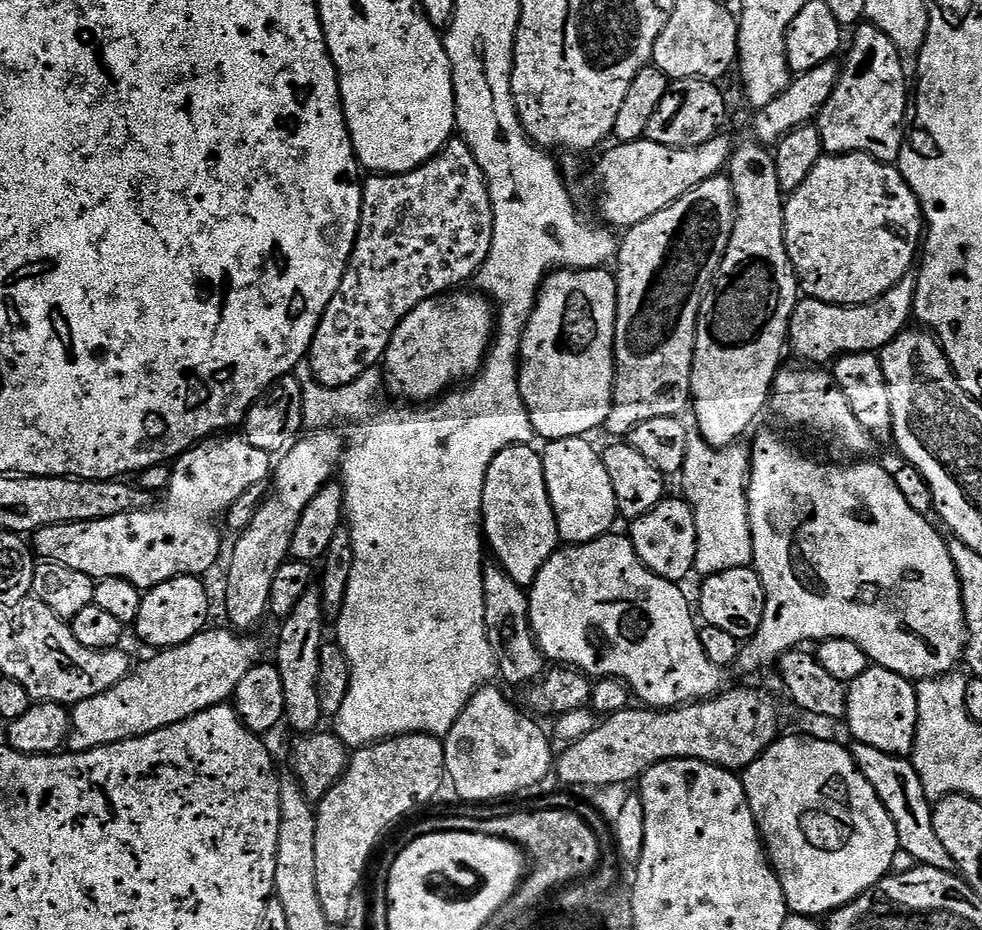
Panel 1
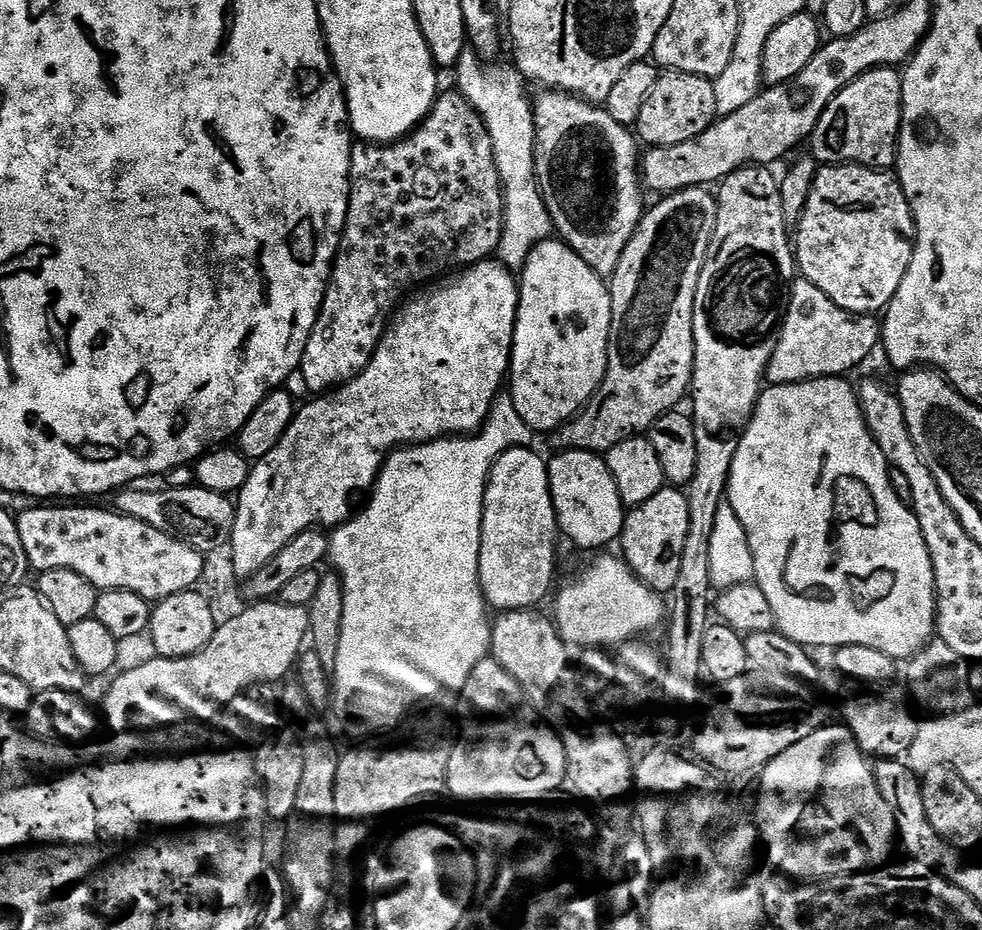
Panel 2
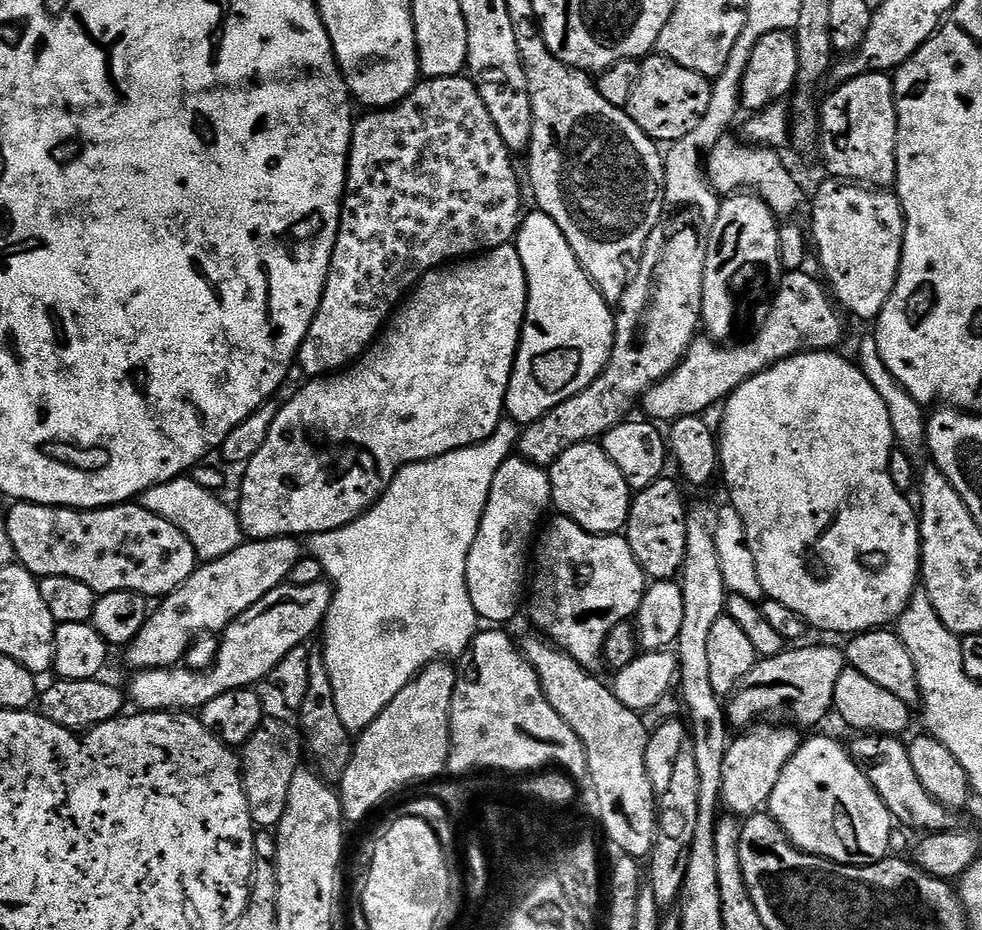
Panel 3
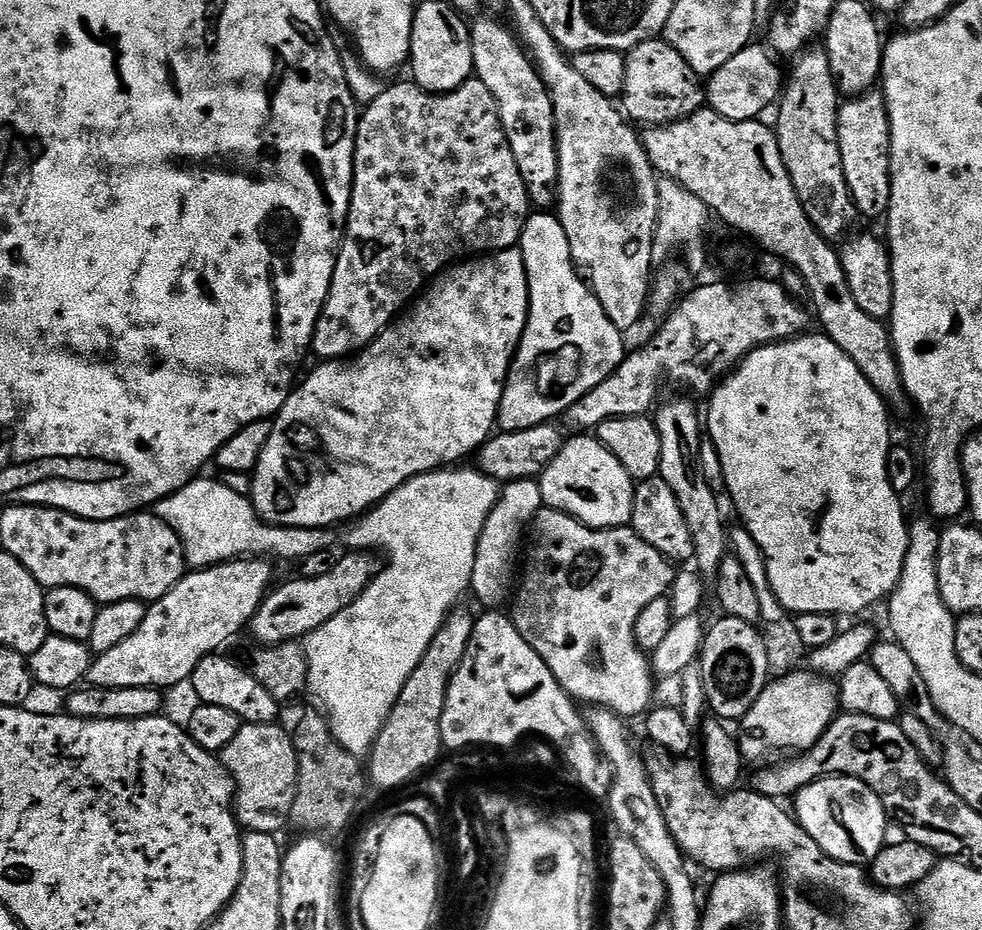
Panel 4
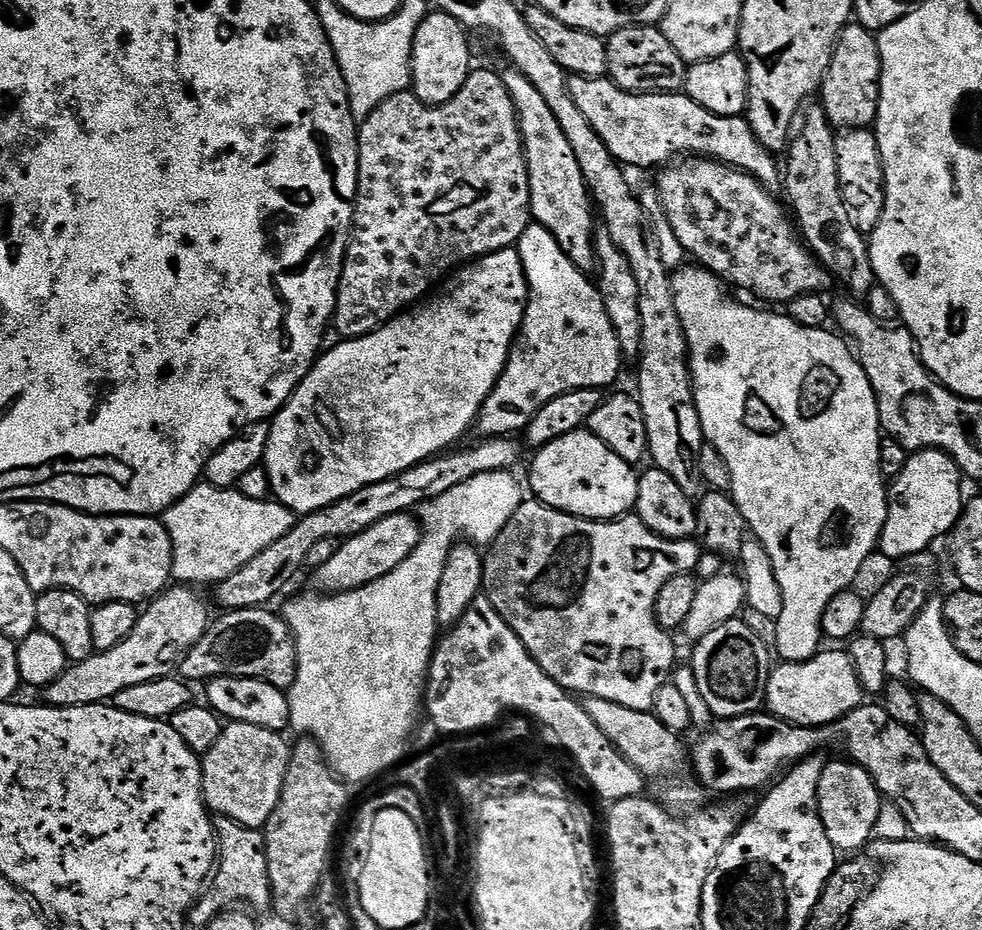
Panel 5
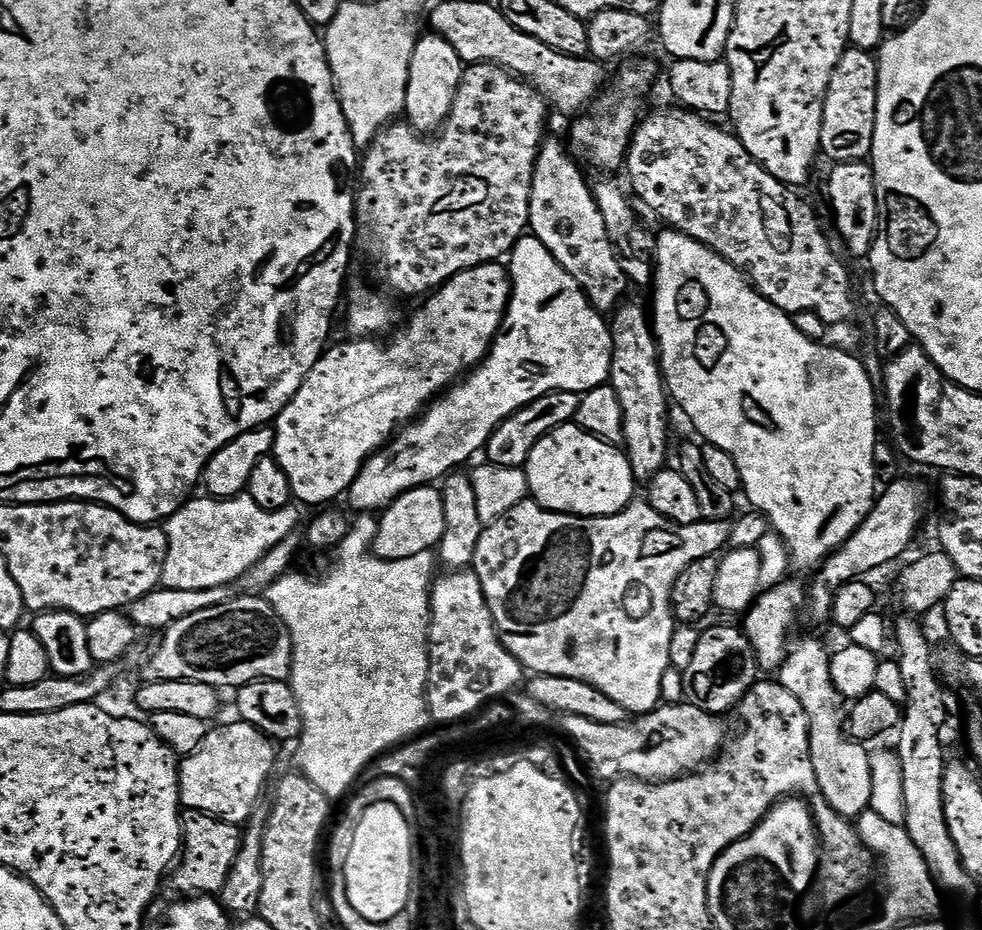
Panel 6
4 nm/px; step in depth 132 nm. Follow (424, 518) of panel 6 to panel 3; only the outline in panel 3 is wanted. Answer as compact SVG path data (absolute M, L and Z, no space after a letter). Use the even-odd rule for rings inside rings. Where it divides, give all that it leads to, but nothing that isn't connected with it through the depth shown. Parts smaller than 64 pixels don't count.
M328 582L314 586L281 584L224 629L218 640L216 660L208 671L194 672L187 666L137 671L132 685L126 688L127 699L131 703L133 700L142 712L199 710L206 702L218 698L218 694L232 692L235 688L252 688L259 680L267 681L290 650L307 645L307 640L321 631L333 595L334 589Z

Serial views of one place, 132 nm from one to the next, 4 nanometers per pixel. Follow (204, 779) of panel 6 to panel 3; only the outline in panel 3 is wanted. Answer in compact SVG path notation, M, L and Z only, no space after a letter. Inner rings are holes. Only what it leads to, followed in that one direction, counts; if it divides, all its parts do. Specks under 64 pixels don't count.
M265 719L242 749L244 793L253 825L264 830L275 829L282 822L282 813L286 811L286 794L290 794L290 781L302 764L302 736L293 725L292 728L284 720Z

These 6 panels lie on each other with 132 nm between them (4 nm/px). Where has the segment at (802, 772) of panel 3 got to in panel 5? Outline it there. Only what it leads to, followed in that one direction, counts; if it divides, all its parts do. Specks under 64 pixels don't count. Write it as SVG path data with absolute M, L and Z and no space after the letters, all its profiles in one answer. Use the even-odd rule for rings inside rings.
M841 758L825 763L816 787L816 800L820 804L820 817L828 831L830 842L844 854L856 854L873 839L878 822L882 797L876 784L861 764Z

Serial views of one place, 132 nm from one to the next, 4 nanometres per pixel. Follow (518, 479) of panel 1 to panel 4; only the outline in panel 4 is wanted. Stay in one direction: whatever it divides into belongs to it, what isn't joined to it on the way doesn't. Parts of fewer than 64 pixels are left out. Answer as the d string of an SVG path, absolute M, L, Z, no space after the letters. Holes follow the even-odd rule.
M509 480L501 487L496 505L490 510L482 534L478 538L478 550L472 571L471 595L476 595L482 603L488 604L484 606L500 606L507 596L509 599L514 588L512 575L515 572L517 575L518 572L518 564L515 564L516 555L519 552L521 555L522 545L525 543L532 519L543 507L545 503L542 490L536 480Z

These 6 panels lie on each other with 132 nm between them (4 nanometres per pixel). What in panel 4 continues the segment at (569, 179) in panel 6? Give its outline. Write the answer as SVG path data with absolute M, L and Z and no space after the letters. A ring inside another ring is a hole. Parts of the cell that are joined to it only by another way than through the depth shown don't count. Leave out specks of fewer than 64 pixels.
M481 15L476 18L481 20L473 19L470 24L474 76L484 83L486 90L490 90L490 94L494 94L498 102L498 114L502 118L502 126L510 142L510 150L514 150L518 174L522 174L522 182L526 182L528 187L529 201L537 209L548 210L554 204L558 179L558 150L552 94L549 85L540 77L535 64L522 47L517 33L507 23L504 25L502 21L495 20L492 16L495 15Z

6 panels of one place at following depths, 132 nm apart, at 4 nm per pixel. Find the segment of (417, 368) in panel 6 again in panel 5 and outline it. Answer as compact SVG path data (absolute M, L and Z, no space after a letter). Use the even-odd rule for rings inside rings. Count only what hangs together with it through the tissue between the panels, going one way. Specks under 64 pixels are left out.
M515 247L471 261L458 275L460 281L441 296L417 303L370 334L341 339L341 344L329 347L309 367L307 378L272 417L268 429L262 467L268 472L276 503L297 514L322 510L362 486L447 453L451 444L458 443L471 428L473 431L524 322L528 279Z

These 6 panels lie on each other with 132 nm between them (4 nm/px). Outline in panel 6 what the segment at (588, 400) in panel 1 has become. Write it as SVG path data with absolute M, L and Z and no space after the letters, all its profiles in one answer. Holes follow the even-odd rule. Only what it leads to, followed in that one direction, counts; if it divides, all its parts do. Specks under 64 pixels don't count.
M531 234L521 236L520 241L512 247L511 260L512 301L508 303L504 325L500 327L488 356L459 383L433 400L419 419L407 425L395 439L367 460L350 489L352 504L358 511L379 513L402 494L424 484L435 485L443 481L448 473L463 469L464 463L475 452L483 453L487 449L488 439L503 420L513 416L519 408L533 404L538 398L551 392L583 394L591 388L609 383L612 374L612 329L609 321L589 302L583 288L574 282L574 278L570 278L570 274L566 274L554 254L542 246L539 238Z

